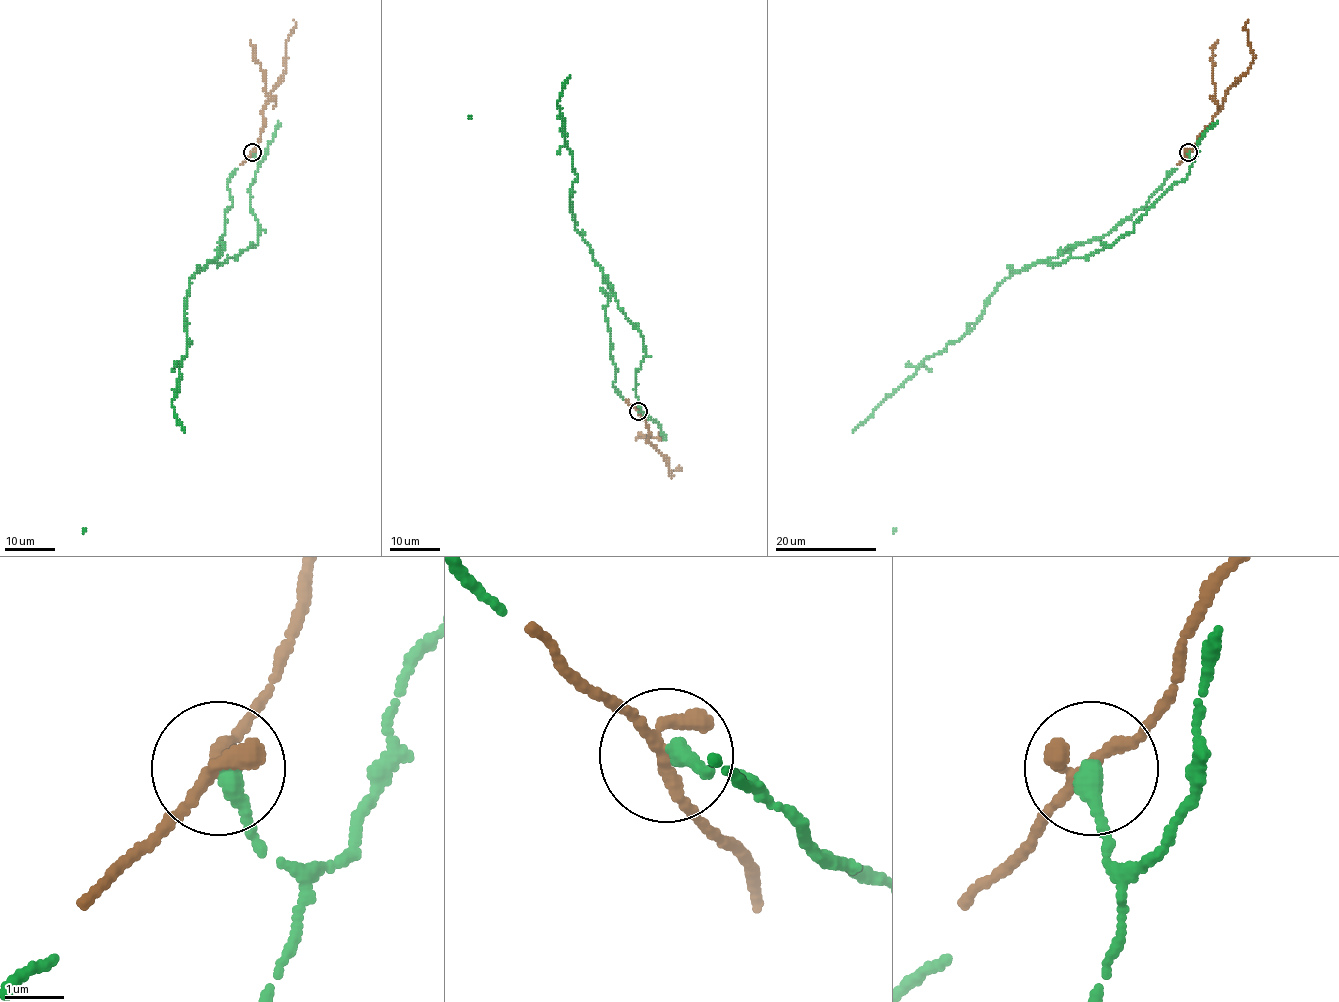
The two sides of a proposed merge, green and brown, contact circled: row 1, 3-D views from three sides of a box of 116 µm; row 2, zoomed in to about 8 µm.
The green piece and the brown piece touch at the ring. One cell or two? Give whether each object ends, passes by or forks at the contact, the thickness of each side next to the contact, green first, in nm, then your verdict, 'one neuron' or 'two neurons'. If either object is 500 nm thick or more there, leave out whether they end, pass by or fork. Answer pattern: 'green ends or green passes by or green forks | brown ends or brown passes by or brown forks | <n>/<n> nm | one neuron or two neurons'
green ends | brown forks | 320/180 nm | one neuron

